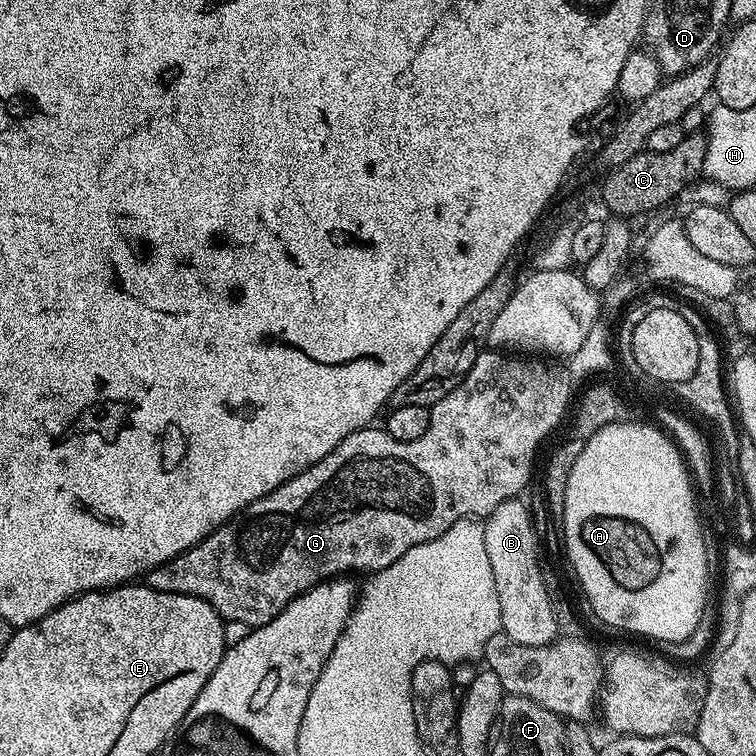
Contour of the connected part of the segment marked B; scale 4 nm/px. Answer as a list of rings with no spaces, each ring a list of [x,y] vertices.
[[[523,499],[507,500],[495,508],[483,521],[486,554],[490,557],[490,570],[498,590],[501,629],[522,646],[546,646],[558,636],[555,611],[547,596],[540,559],[540,544],[536,541],[536,528]]]

